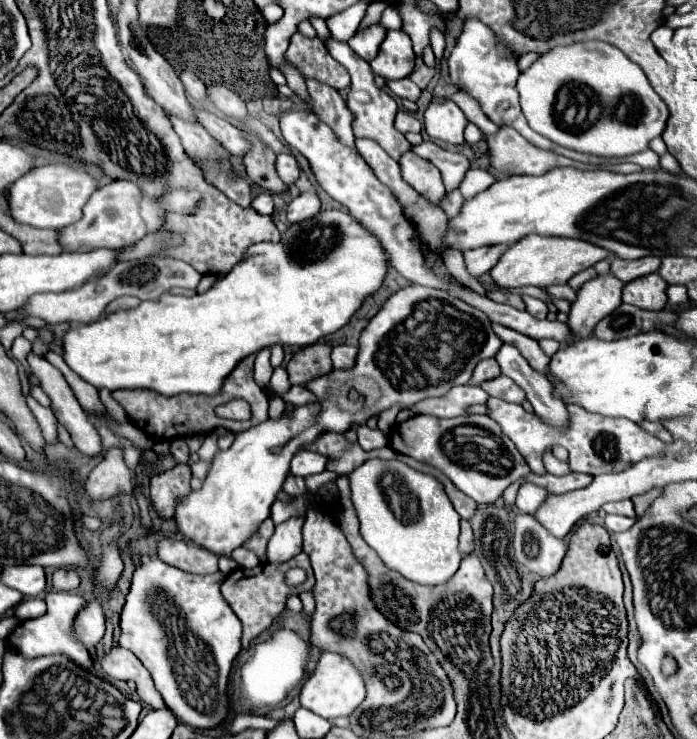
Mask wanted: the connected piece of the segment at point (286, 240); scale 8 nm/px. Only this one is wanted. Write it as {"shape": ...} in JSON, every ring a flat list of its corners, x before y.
{"shape":[[322,209,314,219,292,223,278,243,262,241,252,245,244,259,202,295,184,297,164,293,158,301,144,301,136,309,118,311,70,329,64,335,64,361,98,389,154,389,162,395,216,395,224,379,244,357,272,345,306,347,344,327,364,299,376,293,386,271,388,255,384,247,360,221,340,209]]}

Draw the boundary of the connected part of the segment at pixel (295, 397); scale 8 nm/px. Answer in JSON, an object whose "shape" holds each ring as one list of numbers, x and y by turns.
{"shape":[[302,385,290,387,290,389,282,395,282,399,284,399,286,403,294,403,294,405,304,405,304,403,308,403,308,401,316,401,316,397,314,397,308,389,304,389]]}

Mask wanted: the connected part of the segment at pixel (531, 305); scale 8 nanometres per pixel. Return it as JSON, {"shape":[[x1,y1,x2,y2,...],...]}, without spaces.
{"shape":[[524,295,522,299,524,299,524,303,526,303,526,311,528,311,532,317,536,317,536,319,546,319,548,307,546,307,544,301,534,299,534,297,526,297,526,295]]}

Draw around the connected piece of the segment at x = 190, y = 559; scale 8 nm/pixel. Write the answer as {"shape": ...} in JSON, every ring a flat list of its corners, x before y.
{"shape":[[166,539,158,545,158,557,172,567,178,567,188,573,216,573,218,557,208,549,202,549,184,539]]}

